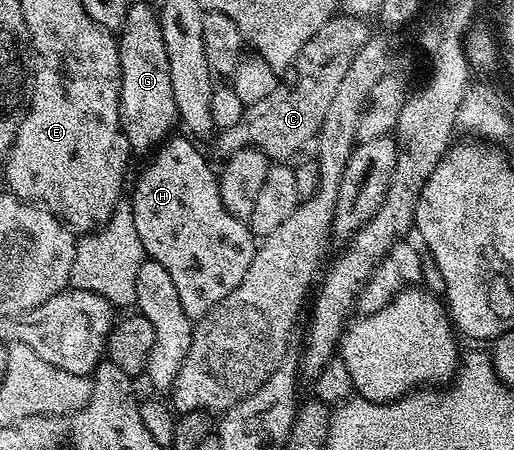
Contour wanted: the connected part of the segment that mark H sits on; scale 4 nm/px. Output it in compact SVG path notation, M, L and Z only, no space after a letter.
M188 137L176 138L165 139L151 152L149 159L152 160L141 169L136 184L133 187L131 184L130 202L134 226L138 229L138 237L142 237L145 256L170 273L174 289L178 289L178 301L182 301L182 309L186 309L189 319L199 321L202 316L213 311L230 292L238 289L242 277L246 277L246 269L250 269L250 261L258 243L245 220L235 219L226 213L217 172L214 167L212 171L207 157L195 147L197 144Z

